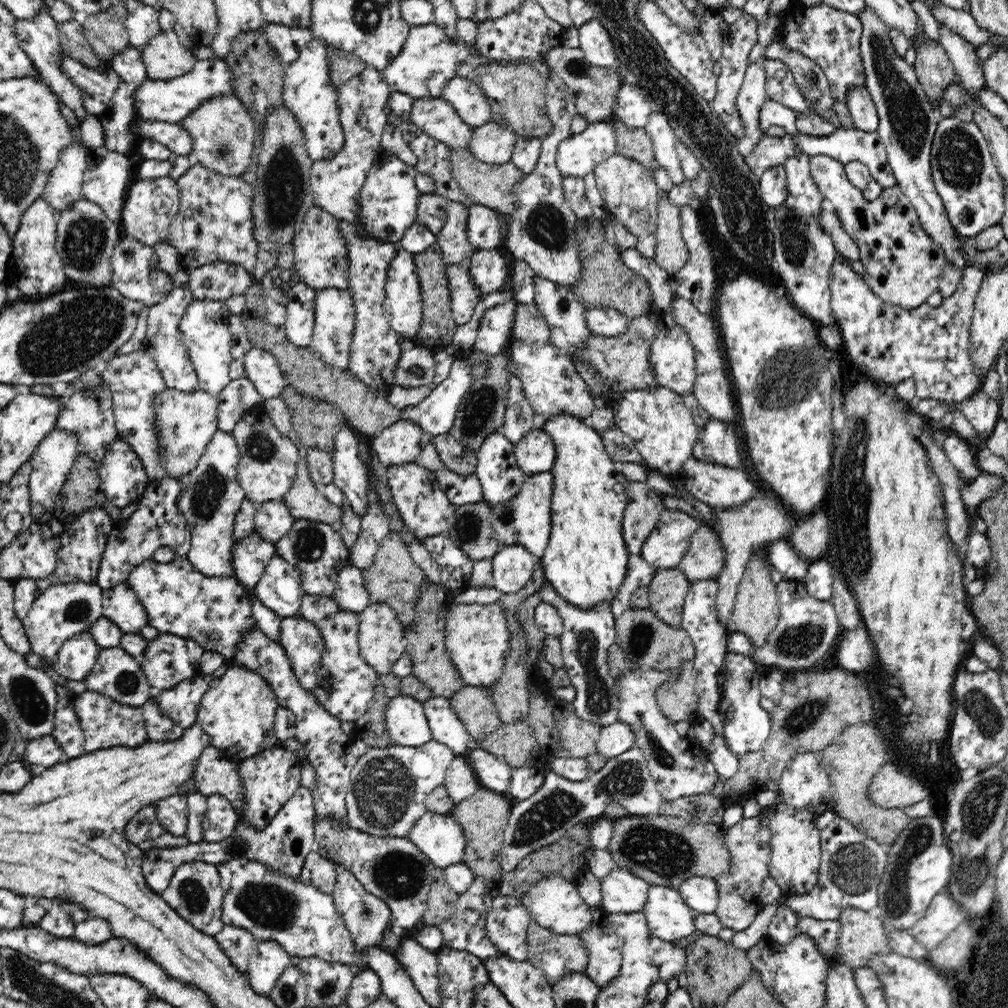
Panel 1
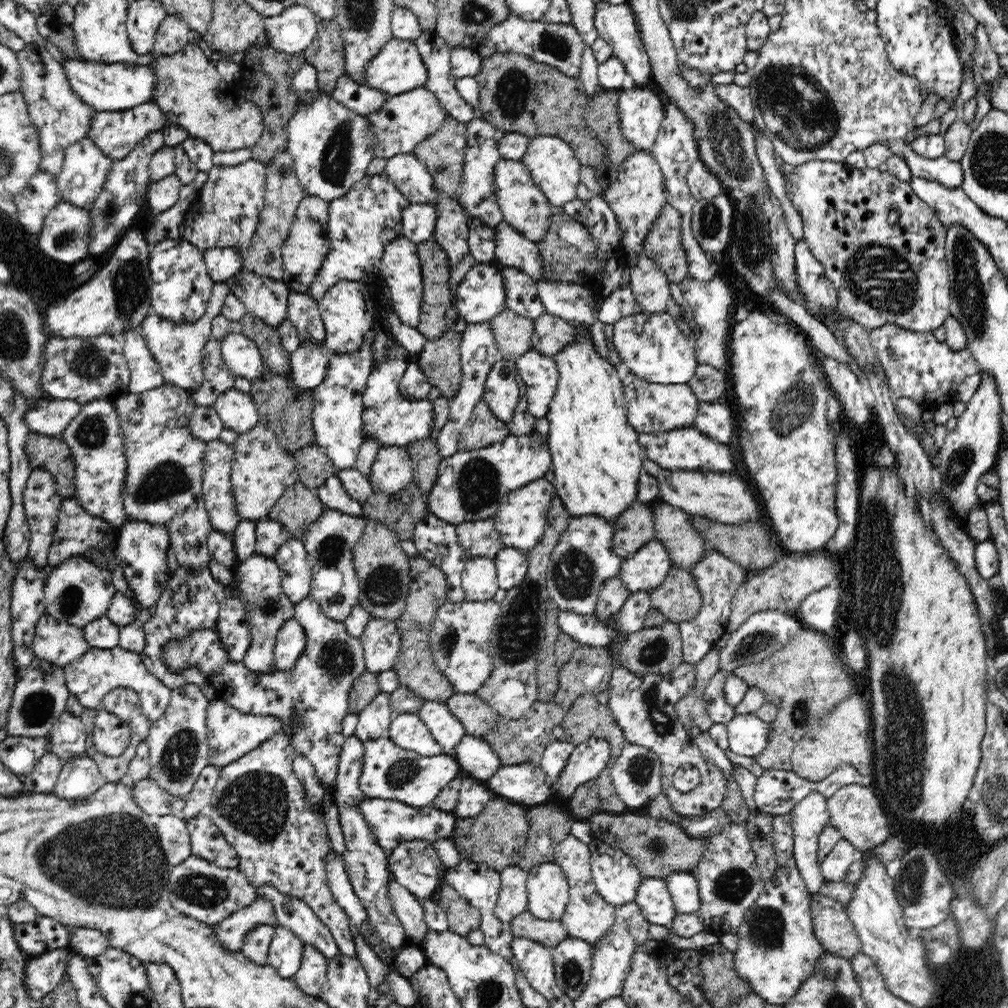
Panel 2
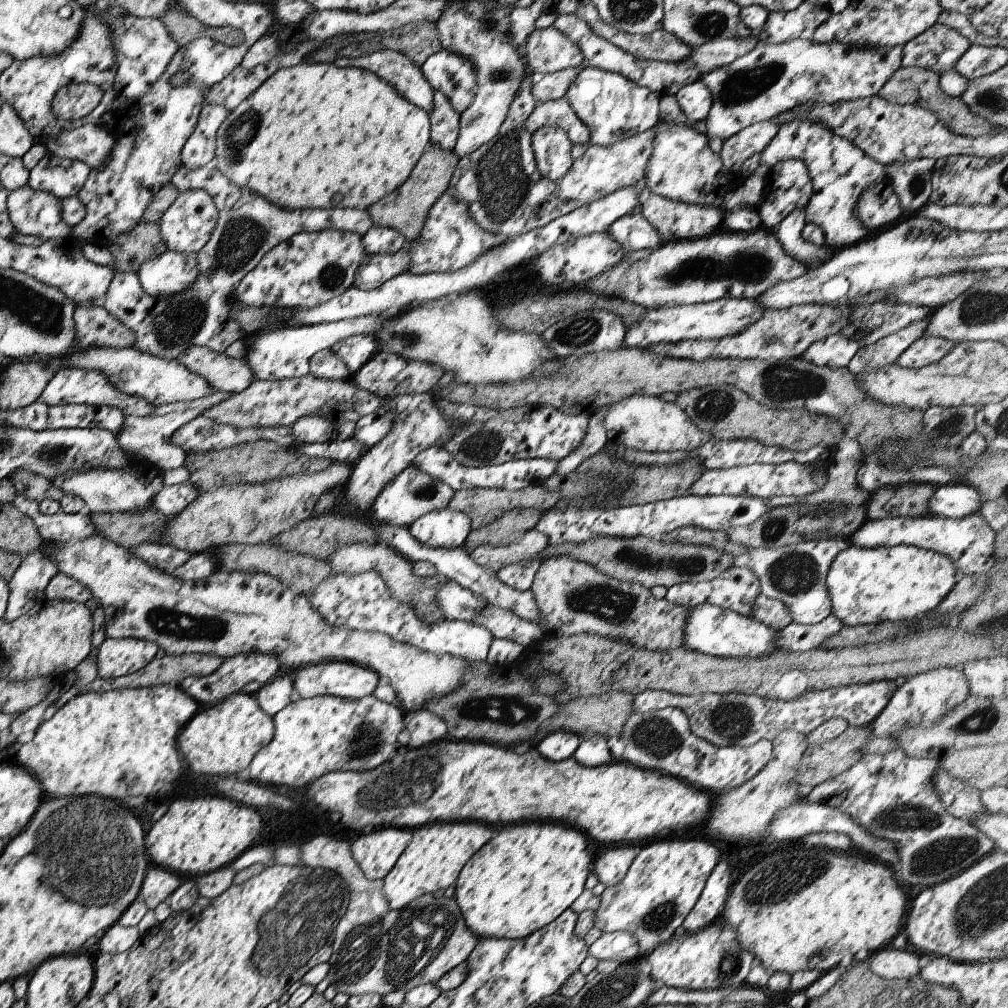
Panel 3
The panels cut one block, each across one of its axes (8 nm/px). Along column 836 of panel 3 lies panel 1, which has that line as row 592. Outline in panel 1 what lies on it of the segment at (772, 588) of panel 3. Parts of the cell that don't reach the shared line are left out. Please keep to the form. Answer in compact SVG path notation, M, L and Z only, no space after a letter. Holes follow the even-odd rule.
M544 582L537 591L542 601L554 605L563 620L564 632L559 637L563 656L563 668L570 677L570 684L576 688L576 697L571 702L574 712L582 720L607 727L618 722L620 697L616 688L616 679L609 676L608 648L617 643L615 618L612 614L612 602L594 604L594 608L578 608L568 604L549 582Z

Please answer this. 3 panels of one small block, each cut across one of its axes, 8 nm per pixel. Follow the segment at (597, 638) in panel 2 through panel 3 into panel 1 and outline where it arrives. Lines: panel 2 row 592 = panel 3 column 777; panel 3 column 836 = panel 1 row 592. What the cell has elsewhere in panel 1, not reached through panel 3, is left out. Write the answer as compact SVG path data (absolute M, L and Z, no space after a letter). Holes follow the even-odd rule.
M629 555L628 568L622 586L616 592L618 602L630 608L630 596L640 586L648 586L655 575L654 568L642 558L642 555Z

